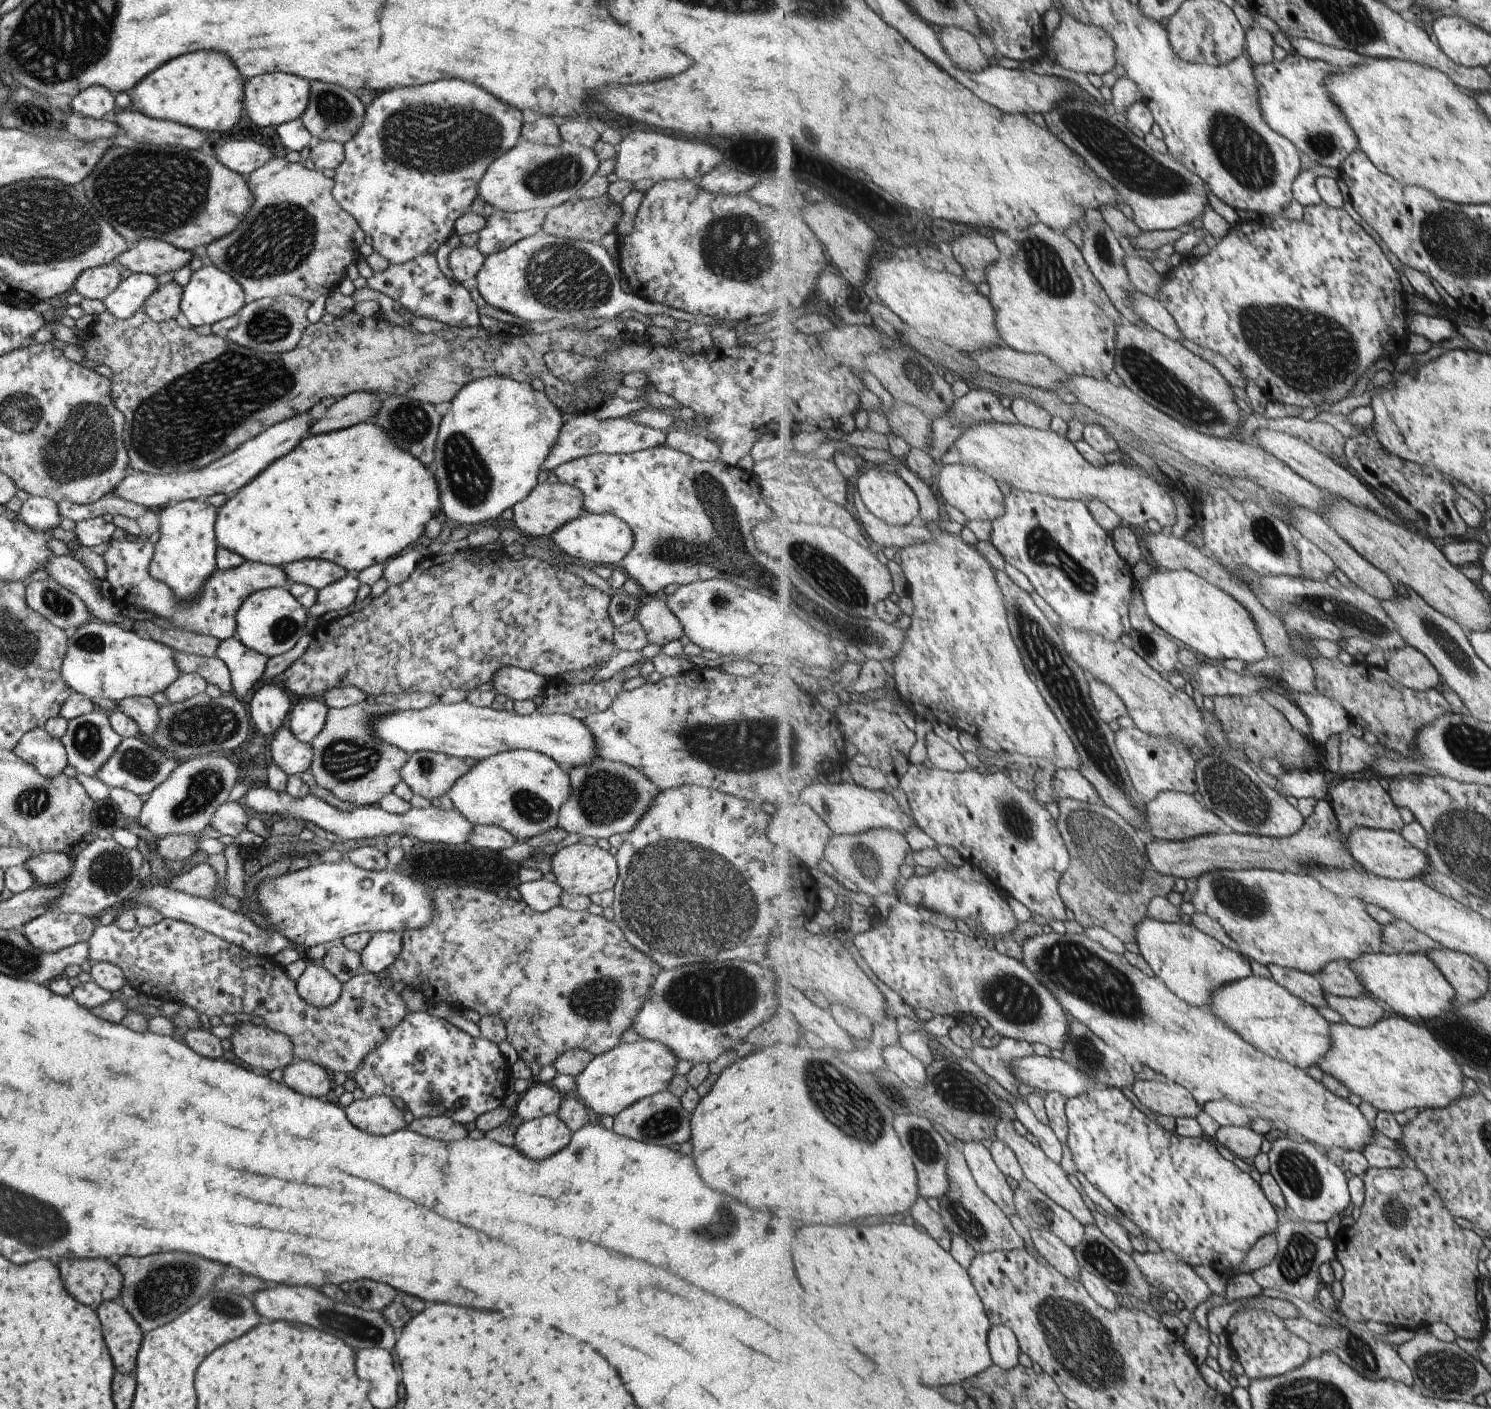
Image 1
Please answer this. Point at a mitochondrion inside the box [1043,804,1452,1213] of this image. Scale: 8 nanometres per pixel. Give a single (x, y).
(1240, 899)

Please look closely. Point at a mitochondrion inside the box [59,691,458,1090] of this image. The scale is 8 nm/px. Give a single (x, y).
(196, 725)

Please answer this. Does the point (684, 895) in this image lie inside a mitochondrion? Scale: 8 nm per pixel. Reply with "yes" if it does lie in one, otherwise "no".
yes

